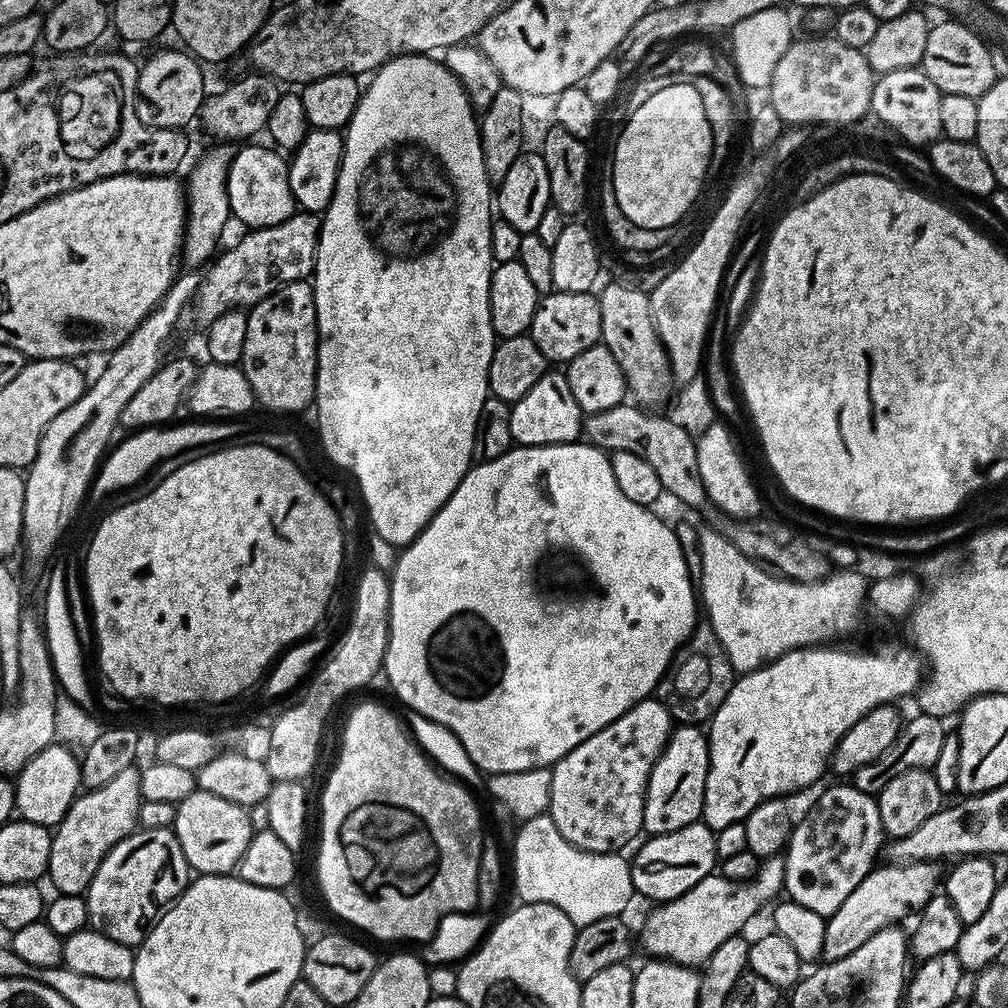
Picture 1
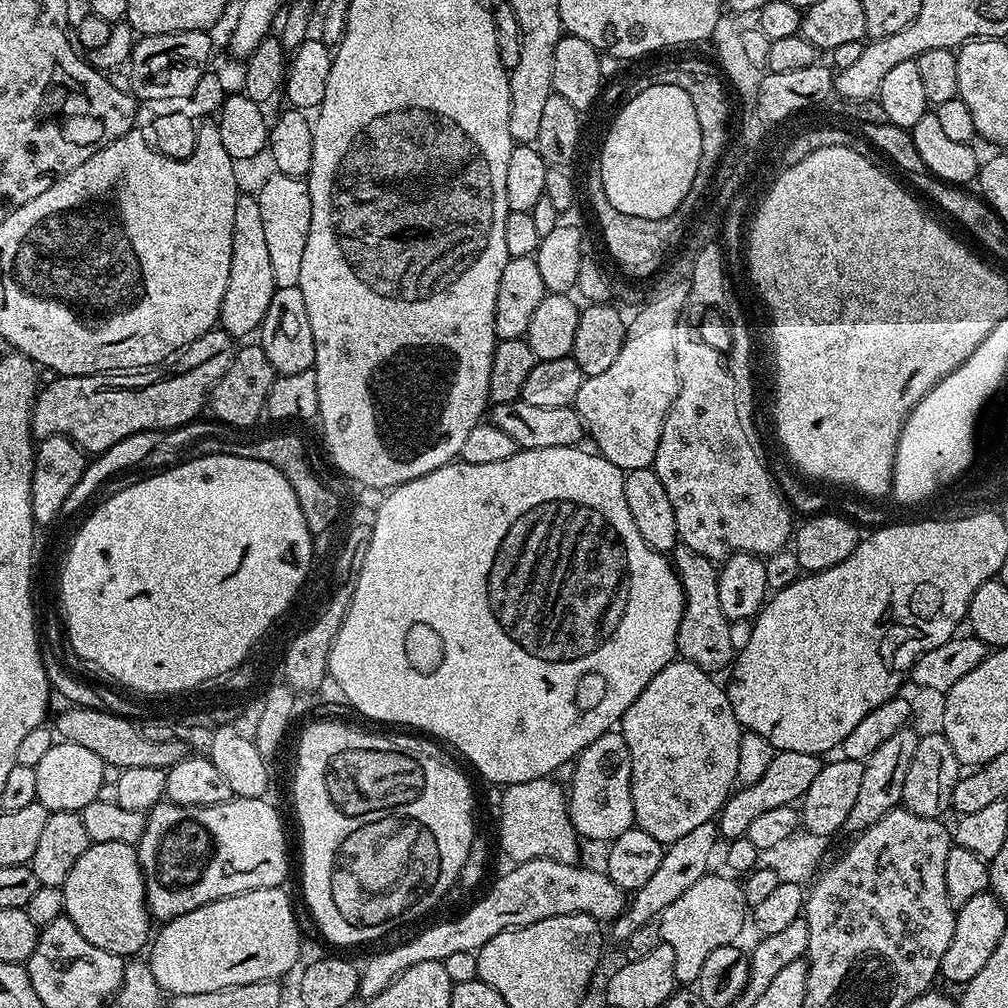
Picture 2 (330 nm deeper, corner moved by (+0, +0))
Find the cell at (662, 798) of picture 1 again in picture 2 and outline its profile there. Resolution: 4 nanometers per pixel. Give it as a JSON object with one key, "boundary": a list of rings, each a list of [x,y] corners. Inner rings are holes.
{"boundary":[[[673,658],[665,668],[658,670],[658,674],[654,674],[654,678],[650,678],[646,690],[642,690],[642,694],[638,694],[638,698],[634,698],[630,710],[626,710],[626,714],[620,719],[618,725],[618,731],[626,738],[626,746],[630,746],[632,801],[636,815],[635,827],[650,834],[650,838],[654,838],[659,844],[665,846],[678,842],[678,838],[690,834],[690,830],[695,830],[697,826],[713,823],[720,815],[720,807],[728,801],[728,797],[732,795],[738,784],[736,779],[738,774],[738,742],[742,735],[742,729],[736,720],[727,691],[721,685],[719,688],[712,680],[715,679],[709,673],[703,672],[701,668],[691,664],[689,660]]]}

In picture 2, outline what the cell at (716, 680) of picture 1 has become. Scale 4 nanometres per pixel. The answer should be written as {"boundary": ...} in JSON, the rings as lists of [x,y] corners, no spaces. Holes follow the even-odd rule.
{"boundary":[[[677,543],[670,553],[672,567],[684,591],[684,613],[678,626],[676,651],[679,659],[689,660],[703,672],[717,674],[729,667],[734,660],[734,649],[730,642],[730,621],[722,614],[722,602],[718,602],[717,565],[698,550],[690,550],[690,546]]]}

